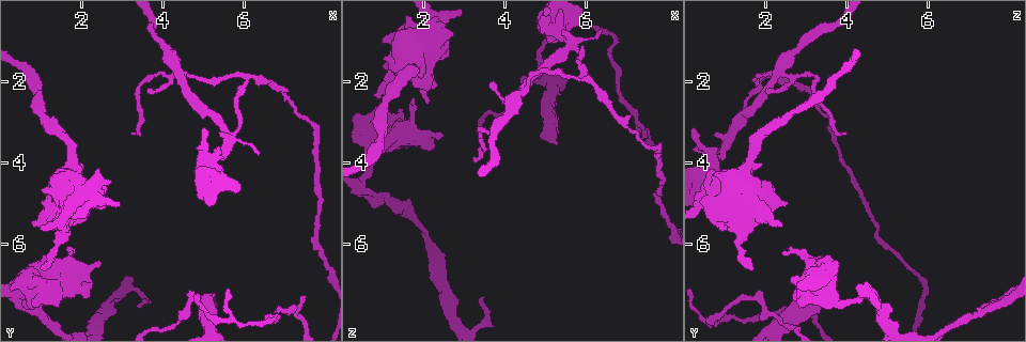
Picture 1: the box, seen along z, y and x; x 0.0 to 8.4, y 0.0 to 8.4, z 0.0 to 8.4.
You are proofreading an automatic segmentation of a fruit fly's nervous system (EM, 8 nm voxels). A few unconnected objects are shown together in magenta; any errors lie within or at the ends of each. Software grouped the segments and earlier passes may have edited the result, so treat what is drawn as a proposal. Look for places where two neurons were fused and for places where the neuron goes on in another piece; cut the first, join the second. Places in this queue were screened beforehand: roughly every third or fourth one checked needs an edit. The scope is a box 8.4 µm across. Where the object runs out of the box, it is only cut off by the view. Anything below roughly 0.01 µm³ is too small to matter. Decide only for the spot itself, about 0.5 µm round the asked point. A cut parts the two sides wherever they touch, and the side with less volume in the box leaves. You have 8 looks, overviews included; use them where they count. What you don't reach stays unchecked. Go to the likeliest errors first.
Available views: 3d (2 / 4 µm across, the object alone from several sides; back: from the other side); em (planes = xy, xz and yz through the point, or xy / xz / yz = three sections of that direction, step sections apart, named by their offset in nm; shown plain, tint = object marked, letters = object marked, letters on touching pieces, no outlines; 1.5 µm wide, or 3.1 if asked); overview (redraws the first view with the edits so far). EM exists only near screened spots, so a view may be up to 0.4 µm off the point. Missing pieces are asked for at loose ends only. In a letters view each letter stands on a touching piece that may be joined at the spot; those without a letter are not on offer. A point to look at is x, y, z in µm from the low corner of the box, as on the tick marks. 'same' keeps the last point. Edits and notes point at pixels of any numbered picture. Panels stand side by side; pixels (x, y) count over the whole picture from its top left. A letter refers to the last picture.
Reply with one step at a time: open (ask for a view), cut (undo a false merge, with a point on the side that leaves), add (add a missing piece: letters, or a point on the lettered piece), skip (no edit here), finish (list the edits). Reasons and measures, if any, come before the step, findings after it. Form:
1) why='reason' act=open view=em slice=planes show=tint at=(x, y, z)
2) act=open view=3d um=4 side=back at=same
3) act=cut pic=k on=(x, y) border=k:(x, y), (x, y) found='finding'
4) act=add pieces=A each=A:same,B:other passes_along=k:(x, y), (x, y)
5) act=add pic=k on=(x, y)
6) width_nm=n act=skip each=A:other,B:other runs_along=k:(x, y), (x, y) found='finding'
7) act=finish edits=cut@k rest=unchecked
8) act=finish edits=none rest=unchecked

why='long arm stops here' act=open view=em slice=xz step=4 show=letters at=(5.25, 7.25, 3.60)

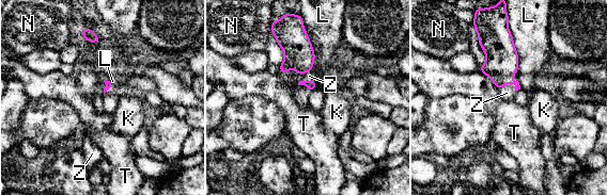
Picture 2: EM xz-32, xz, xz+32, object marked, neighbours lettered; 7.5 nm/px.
longest_contact=L:380nm act=add pieces=Z each=K:other,L:other,N:other,T:other,Z:same passes_along=2:(501, 64), (510, 82), (507, 93) found='it goes on there'

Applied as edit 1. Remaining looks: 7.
why='redraw' act=open view=overview

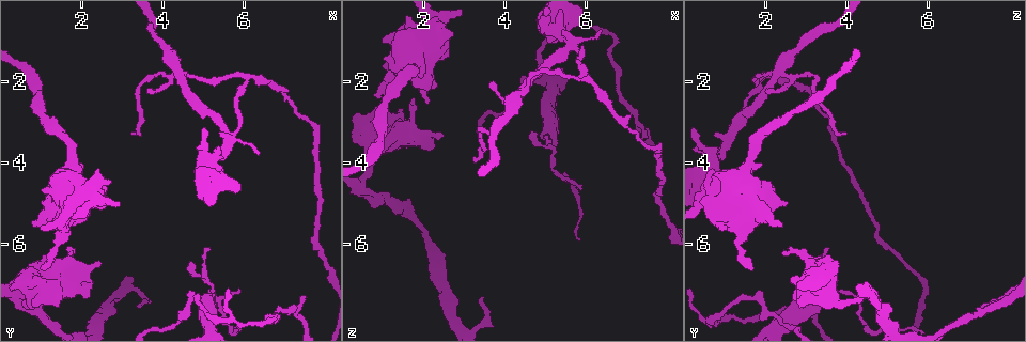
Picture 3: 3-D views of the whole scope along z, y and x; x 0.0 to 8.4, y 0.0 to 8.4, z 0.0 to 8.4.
act=open view=em slice=planes show=letters at=(0.95, 5.50, 2.40)

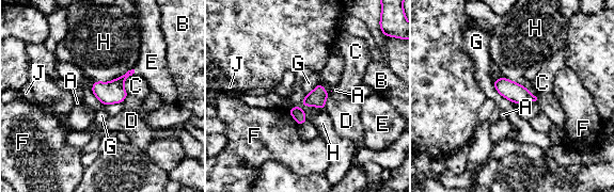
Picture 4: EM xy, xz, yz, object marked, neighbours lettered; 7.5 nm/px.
act=skip each=A:other,B:other,C:other,D:other,E:other,F:other,G:other,H:other,J:other found='no lettered piece goes on from it'

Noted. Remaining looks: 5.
why='a fork' act=open view=em slice=xz step=4 show=tint at=(5.60, 3.35, 1.05)

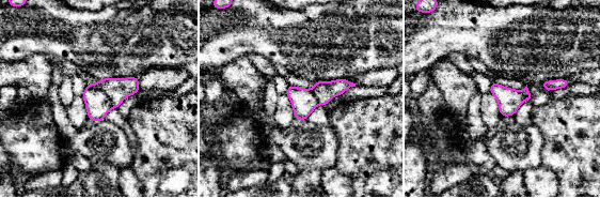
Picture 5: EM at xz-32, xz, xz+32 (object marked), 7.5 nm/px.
why='another direction' act=open view=em slice=planes show=letters at=same

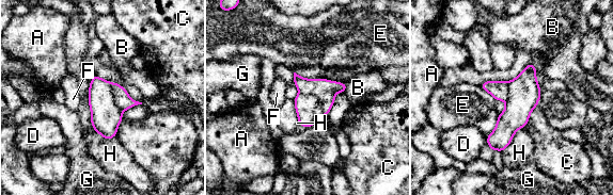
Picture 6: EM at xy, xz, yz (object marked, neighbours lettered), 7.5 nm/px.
width_nm=280 act=cut pic=6 on=(325, 90) each=A:other,B:other,C:other,D:other,E:other,F:other,G:other,H:other border=6:(299, 92), (314, 95), (324, 114) found='a second neuron is stuck on'

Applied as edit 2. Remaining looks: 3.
act=finish edits=add@2,cut@6 rest=unchecked

